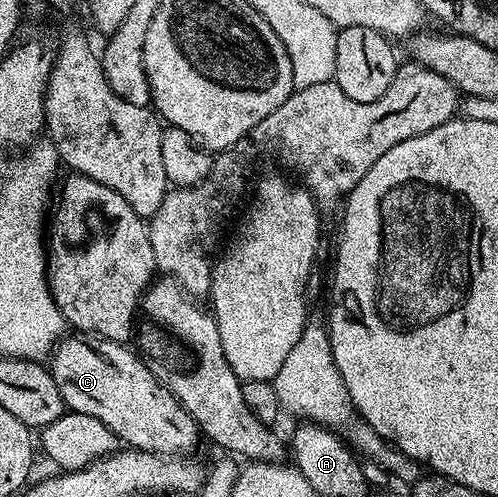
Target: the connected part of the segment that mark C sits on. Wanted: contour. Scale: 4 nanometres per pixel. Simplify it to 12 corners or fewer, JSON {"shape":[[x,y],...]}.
{"shape":[[74,332],[51,372],[66,410],[128,448],[203,434],[128,344]]}

